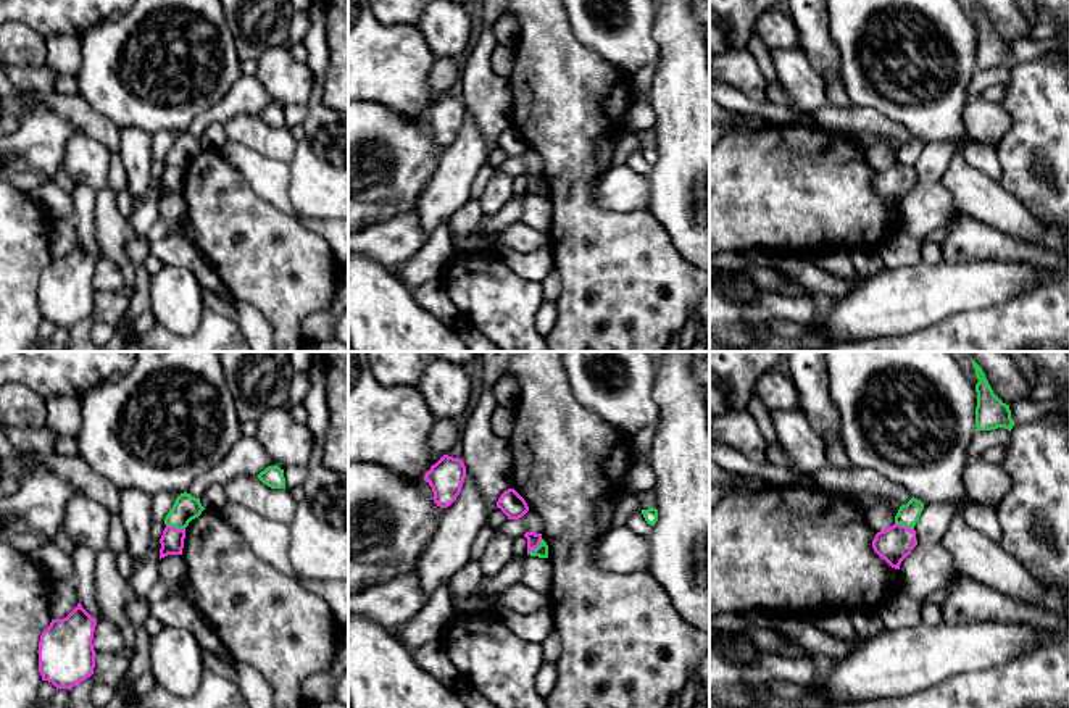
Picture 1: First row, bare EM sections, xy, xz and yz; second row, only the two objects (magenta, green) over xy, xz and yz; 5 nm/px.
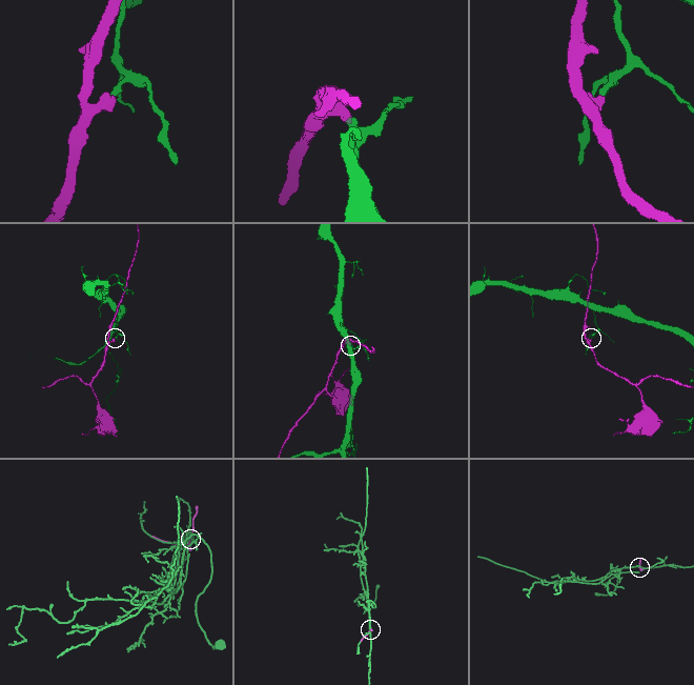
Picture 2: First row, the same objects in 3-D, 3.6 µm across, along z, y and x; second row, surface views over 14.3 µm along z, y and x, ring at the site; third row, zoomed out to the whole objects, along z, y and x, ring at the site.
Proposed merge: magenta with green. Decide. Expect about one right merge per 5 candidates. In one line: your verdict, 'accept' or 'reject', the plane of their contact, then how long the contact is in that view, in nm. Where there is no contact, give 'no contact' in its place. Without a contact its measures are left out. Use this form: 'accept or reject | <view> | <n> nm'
reject | xy | 100 nm

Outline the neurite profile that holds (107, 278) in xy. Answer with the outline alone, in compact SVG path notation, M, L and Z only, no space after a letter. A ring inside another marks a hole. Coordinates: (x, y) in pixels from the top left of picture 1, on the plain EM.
M102 256L97 260L92 282L97 294L118 292L124 285L124 276L114 261Z

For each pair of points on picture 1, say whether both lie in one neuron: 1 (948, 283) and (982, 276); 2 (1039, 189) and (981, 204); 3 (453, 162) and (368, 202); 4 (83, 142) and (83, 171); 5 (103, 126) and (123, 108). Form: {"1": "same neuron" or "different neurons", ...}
{"1": "same neuron", "2": "different neurons", "3": "different neurons", "4": "same neuron", "5": "different neurons"}

